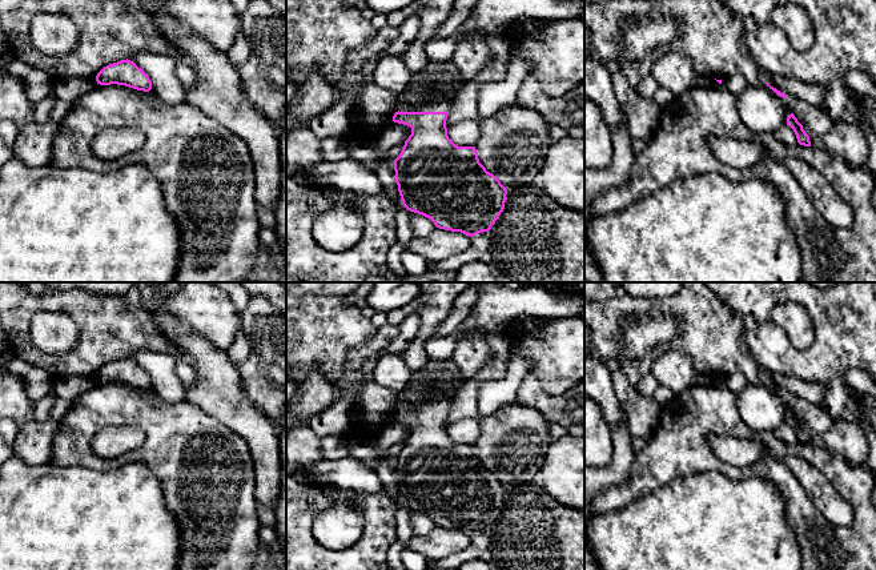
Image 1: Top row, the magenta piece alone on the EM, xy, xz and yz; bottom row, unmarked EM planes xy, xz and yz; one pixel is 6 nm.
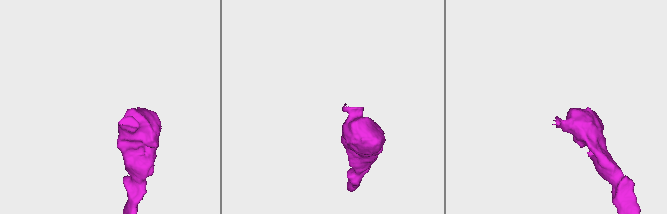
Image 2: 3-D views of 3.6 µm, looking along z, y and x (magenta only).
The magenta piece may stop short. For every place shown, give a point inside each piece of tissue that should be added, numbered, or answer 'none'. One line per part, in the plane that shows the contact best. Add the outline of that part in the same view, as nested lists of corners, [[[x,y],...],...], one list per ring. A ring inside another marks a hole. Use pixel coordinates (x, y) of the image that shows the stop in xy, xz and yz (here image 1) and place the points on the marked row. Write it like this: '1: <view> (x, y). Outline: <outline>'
1: xz (445, 72). Outline: [[[451,60],[429,61],[422,71],[411,75],[409,87],[397,95],[395,112],[450,112],[463,83],[461,72]],[[434,83],[442,84],[447,92],[433,93],[419,107],[414,105],[411,99],[422,91],[431,91]]]

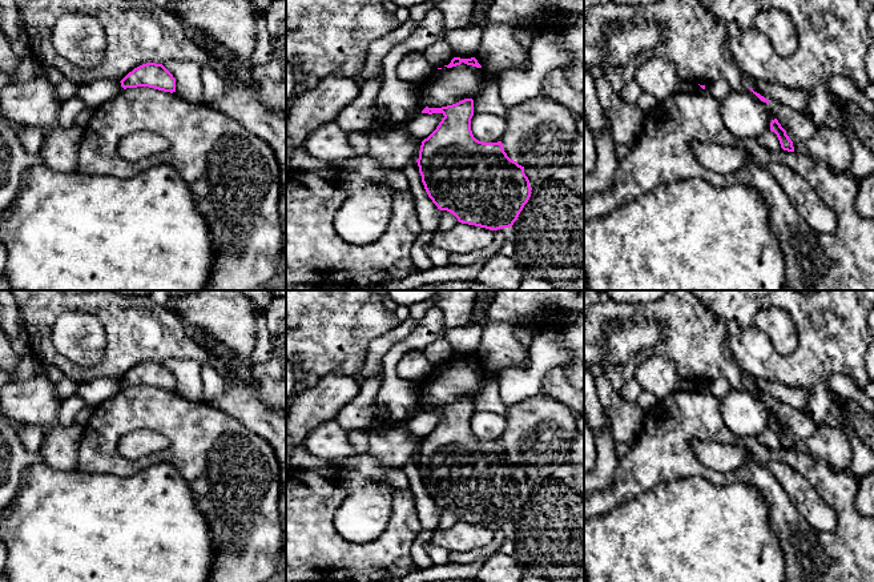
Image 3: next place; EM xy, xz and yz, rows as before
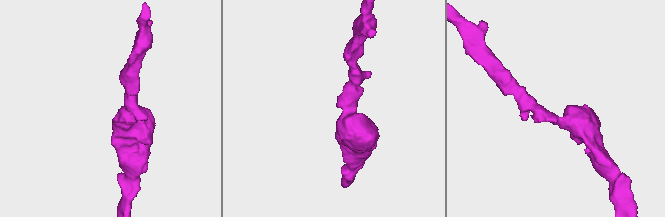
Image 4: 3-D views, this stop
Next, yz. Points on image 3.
none

